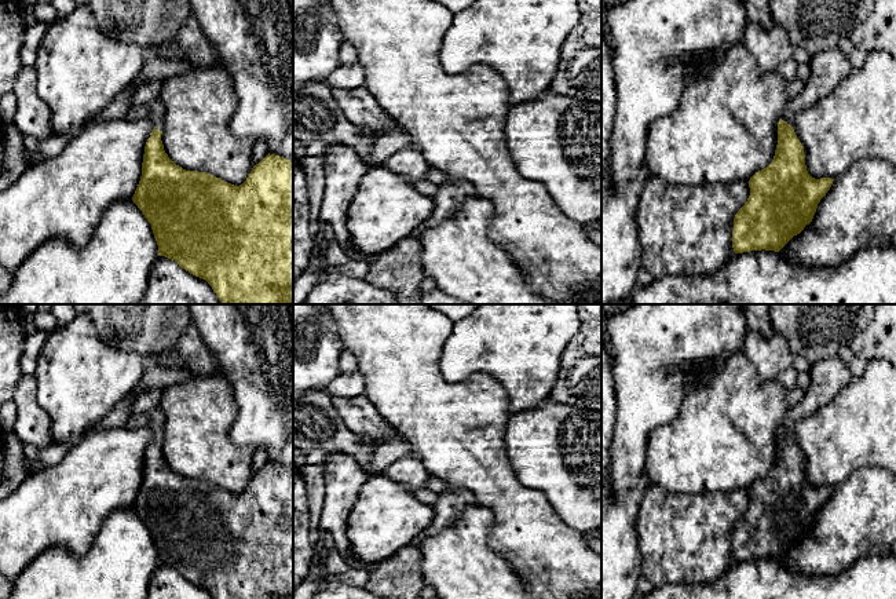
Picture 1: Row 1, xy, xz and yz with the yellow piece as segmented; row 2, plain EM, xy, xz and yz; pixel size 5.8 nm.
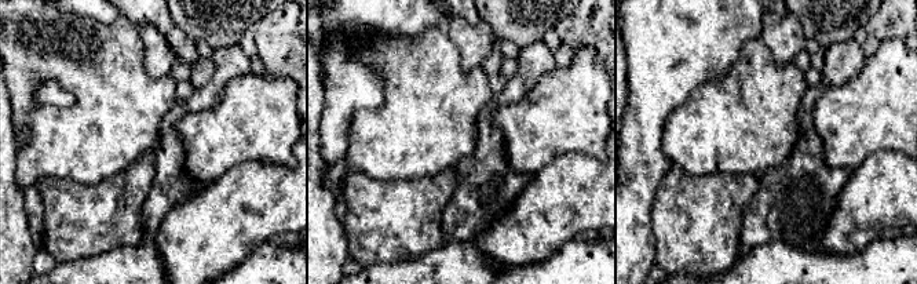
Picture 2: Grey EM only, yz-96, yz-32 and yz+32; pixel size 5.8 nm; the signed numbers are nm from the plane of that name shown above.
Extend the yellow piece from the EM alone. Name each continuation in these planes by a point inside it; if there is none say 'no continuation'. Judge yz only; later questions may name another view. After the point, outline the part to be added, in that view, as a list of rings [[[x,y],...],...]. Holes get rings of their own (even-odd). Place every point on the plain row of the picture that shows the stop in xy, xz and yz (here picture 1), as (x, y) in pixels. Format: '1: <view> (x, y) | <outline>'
1: yz (829, 377) | [[[838,355],[812,364],[811,386],[805,391],[801,402],[790,408],[782,423],[782,428],[793,435],[796,425],[801,420],[829,403],[837,394],[845,390],[851,381],[851,370]]]

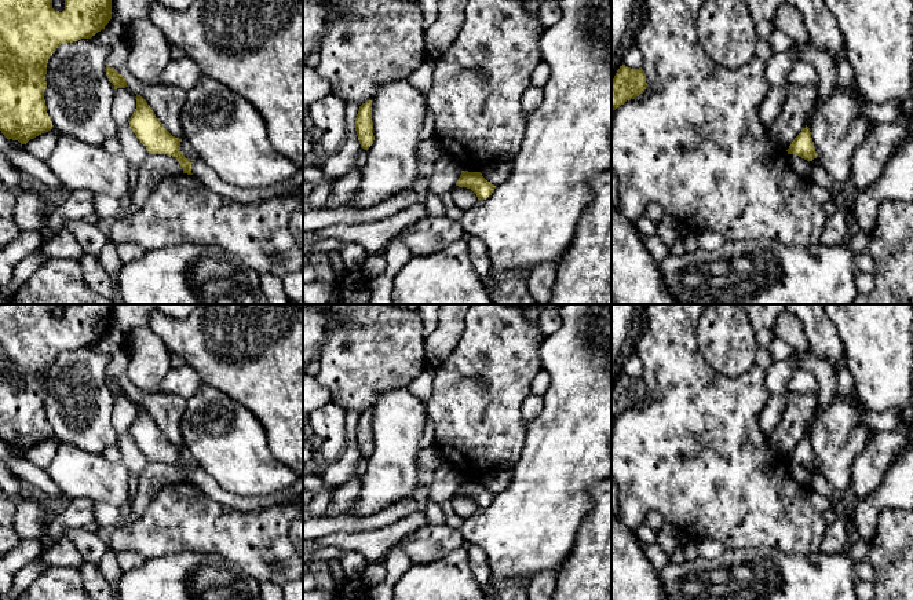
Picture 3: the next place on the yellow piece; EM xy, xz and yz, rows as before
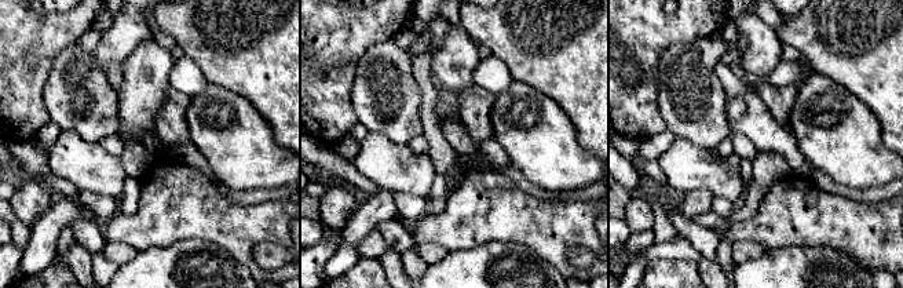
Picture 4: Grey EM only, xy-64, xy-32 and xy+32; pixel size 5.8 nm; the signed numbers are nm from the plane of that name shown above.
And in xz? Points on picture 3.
no continuation

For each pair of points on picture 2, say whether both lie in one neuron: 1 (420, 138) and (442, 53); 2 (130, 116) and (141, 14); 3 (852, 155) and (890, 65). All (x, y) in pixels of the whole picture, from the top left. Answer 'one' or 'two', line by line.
1: one
2: two
3: one

